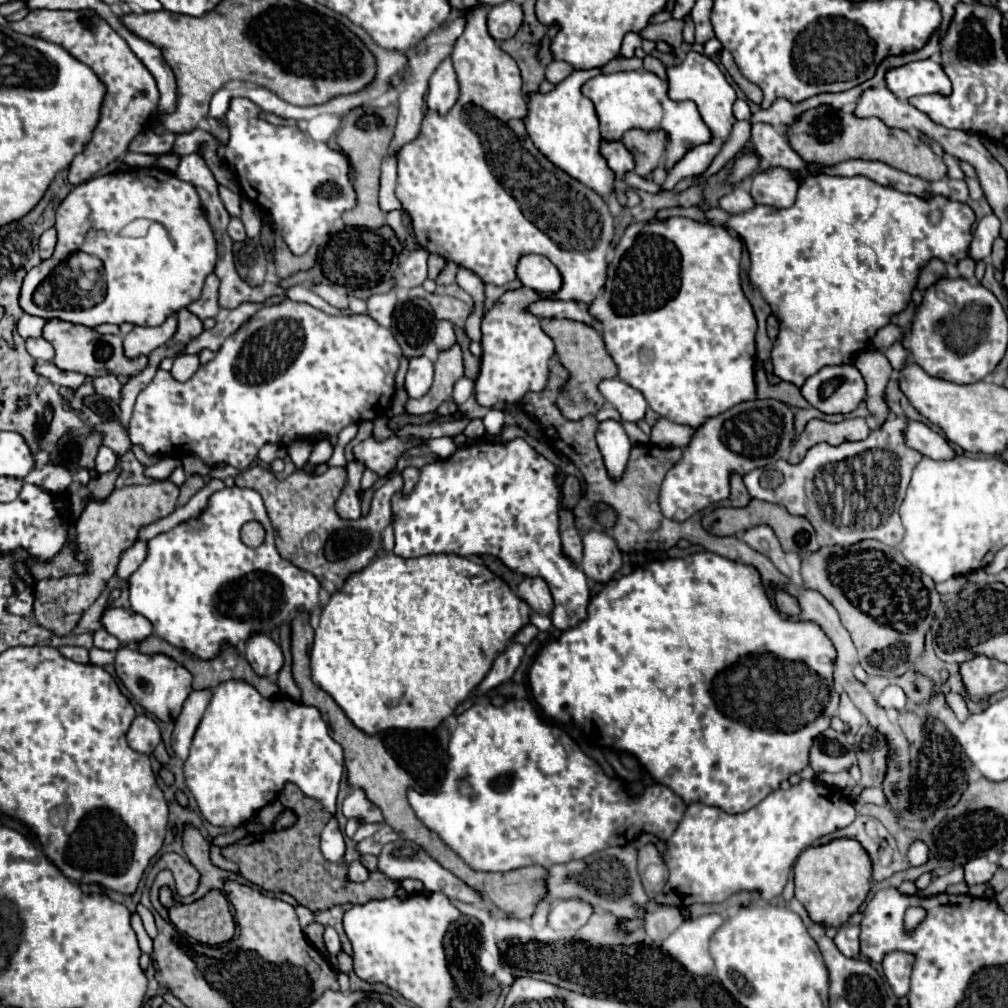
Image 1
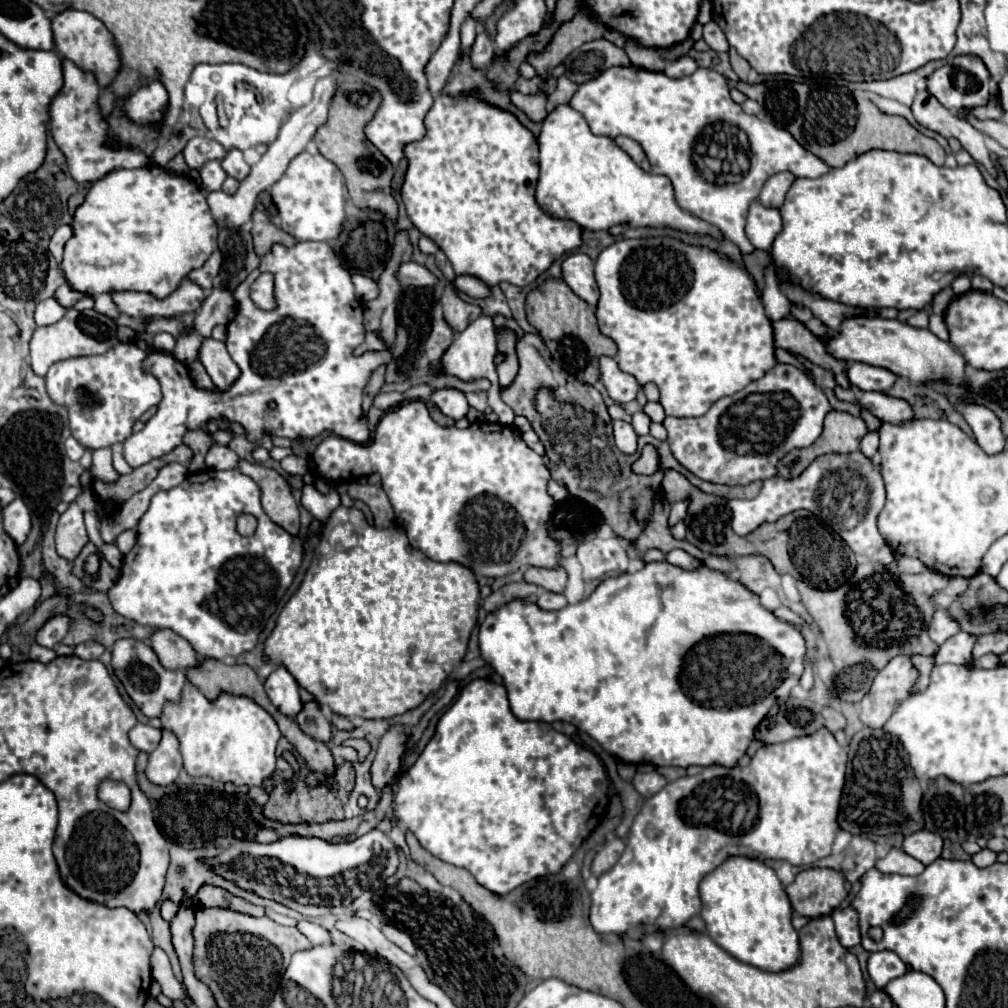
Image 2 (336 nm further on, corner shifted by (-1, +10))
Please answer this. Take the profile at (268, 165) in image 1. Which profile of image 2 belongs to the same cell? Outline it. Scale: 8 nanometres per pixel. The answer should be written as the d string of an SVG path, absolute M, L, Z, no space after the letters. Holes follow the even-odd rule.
M302 152L290 160L284 176L270 188L272 200L280 212L282 230L298 242L304 240L336 240L344 228L344 176L320 152Z

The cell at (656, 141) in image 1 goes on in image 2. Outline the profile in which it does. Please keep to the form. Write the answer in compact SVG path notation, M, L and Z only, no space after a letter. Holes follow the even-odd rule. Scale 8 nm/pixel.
M618 136L618 138L614 138L614 142L616 142L616 146L618 148L622 148L644 172L650 172L650 164L648 164L648 158L646 158L646 154L644 154L644 150L640 148L640 144L638 142L634 142L634 140L630 140L630 138L626 138L626 136Z

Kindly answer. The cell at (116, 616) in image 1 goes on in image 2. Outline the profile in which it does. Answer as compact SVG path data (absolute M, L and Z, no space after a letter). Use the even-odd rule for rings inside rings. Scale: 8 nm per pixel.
M156 630L150 638L150 646L160 658L162 666L168 670L186 670L200 666L194 648L172 630Z

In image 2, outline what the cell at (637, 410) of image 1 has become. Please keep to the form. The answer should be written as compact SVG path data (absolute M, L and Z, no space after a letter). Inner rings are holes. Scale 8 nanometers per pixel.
M600 356L600 378L610 394L610 398L618 404L626 404L636 398L640 384L632 374L626 374L618 368L616 358Z

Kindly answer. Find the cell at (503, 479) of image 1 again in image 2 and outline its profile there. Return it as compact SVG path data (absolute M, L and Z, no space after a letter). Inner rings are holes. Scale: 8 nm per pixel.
M412 400L386 412L368 444L356 444L340 436L324 438L310 458L316 476L338 486L360 476L380 474L386 496L394 508L396 524L404 528L410 544L436 562L458 562L476 576L498 578L518 570L518 566L554 568L560 560L560 542L548 536L548 520L554 508L546 492L550 472L542 456L532 452L512 426L474 422L468 430L436 424L422 400Z

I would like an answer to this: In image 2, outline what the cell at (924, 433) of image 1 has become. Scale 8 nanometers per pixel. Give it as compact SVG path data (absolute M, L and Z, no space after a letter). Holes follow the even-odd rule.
M860 392L856 402L874 416L878 416L882 422L900 424L912 418L912 408L908 406L908 402L892 398L884 392Z

